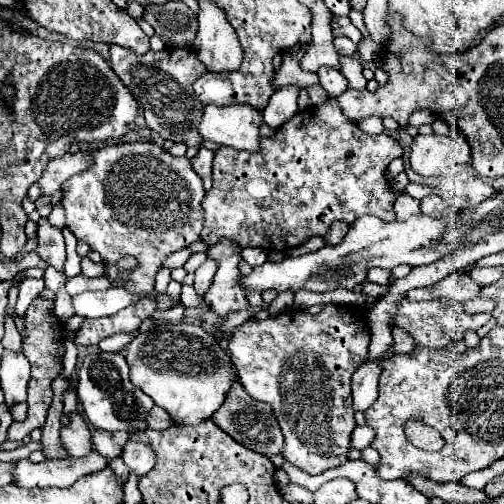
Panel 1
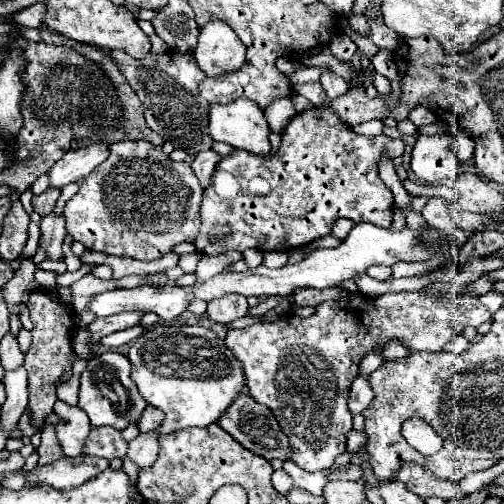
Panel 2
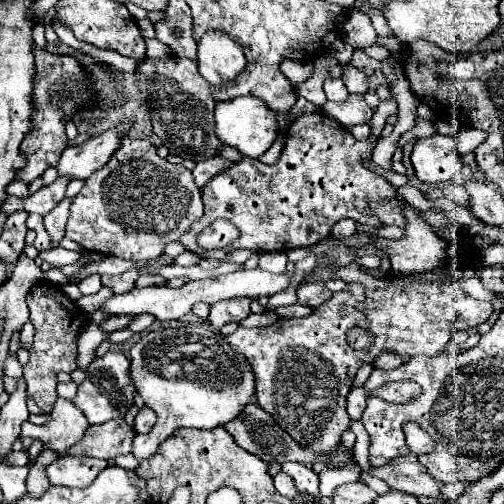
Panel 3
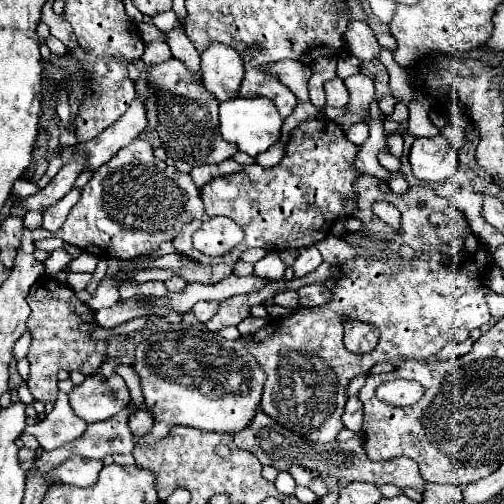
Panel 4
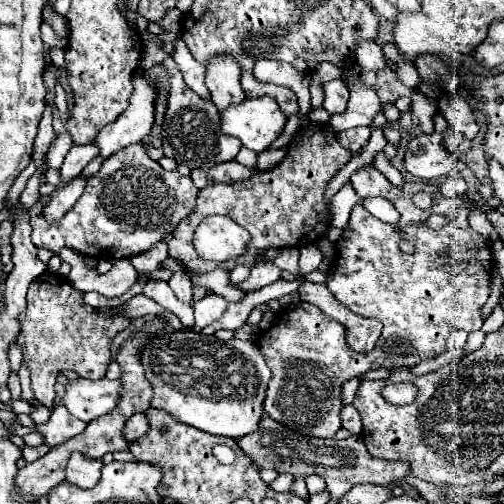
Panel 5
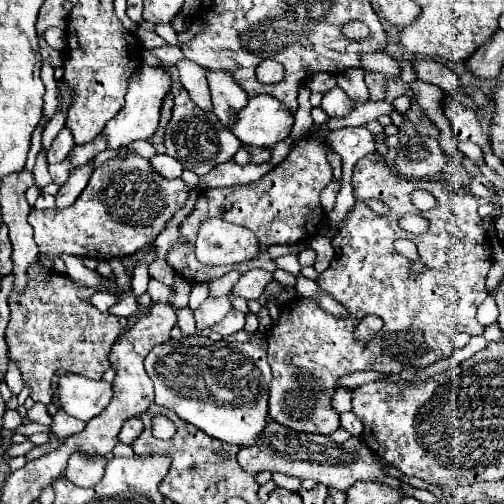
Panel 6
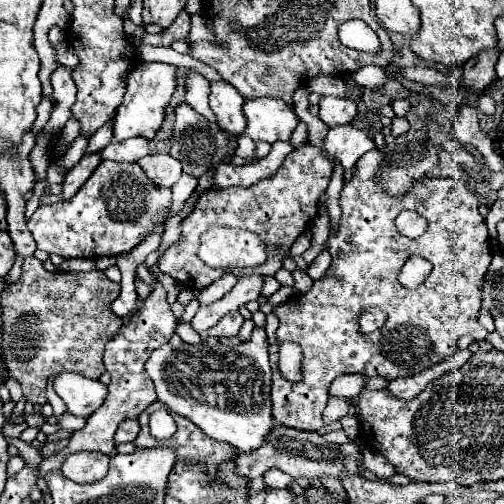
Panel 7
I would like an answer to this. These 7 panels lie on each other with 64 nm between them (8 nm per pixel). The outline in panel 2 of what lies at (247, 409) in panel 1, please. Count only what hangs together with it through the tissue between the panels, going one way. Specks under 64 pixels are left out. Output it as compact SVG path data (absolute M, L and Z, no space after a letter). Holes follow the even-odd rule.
M238 394L234 398L234 402L224 410L224 414L220 416L218 420L218 426L222 430L226 430L236 442L240 442L244 448L248 448L250 452L266 458L266 460L274 460L274 458L280 458L280 460L286 460L288 458L288 438L286 434L280 430L276 418L272 416L270 408L264 406L264 404L258 404L254 402L248 394Z

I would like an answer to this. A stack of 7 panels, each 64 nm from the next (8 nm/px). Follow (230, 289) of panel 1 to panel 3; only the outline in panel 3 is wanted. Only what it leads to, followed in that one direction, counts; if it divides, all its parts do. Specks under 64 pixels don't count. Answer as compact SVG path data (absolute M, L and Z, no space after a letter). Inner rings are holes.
M230 298L222 300L210 306L208 322L216 328L222 328L228 322L240 322L250 314L250 302L252 298Z

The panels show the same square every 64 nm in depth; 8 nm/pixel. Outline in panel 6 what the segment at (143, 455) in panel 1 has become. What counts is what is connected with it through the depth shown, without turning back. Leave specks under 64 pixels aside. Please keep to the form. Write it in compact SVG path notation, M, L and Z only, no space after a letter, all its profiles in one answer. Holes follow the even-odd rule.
M254 332L248 342L214 342L206 336L184 336L182 340L170 338L150 350L144 360L146 372L154 382L158 406L170 408L178 414L180 420L200 428L208 436L214 436L222 442L248 446L264 430L268 416L268 386L272 380L270 366L266 362L266 340L260 332Z

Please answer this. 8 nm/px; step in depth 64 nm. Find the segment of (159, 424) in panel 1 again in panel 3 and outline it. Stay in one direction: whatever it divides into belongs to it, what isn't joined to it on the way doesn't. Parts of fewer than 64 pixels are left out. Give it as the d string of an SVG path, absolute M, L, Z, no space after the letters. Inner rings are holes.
M142 406L136 420L134 420L134 428L136 428L138 434L146 434L146 432L152 430L156 420L158 420L156 412L152 412L152 408L148 408L148 406Z

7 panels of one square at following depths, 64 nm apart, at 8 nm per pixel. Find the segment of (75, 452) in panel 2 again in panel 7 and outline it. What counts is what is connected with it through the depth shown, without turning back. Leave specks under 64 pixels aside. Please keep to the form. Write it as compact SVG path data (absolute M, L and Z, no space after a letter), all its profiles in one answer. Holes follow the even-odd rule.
M64 412L64 414L58 418L58 426L60 426L62 430L70 430L70 432L76 432L76 430L84 428L84 424L86 424L84 418L72 416L72 414L68 414L68 412Z

